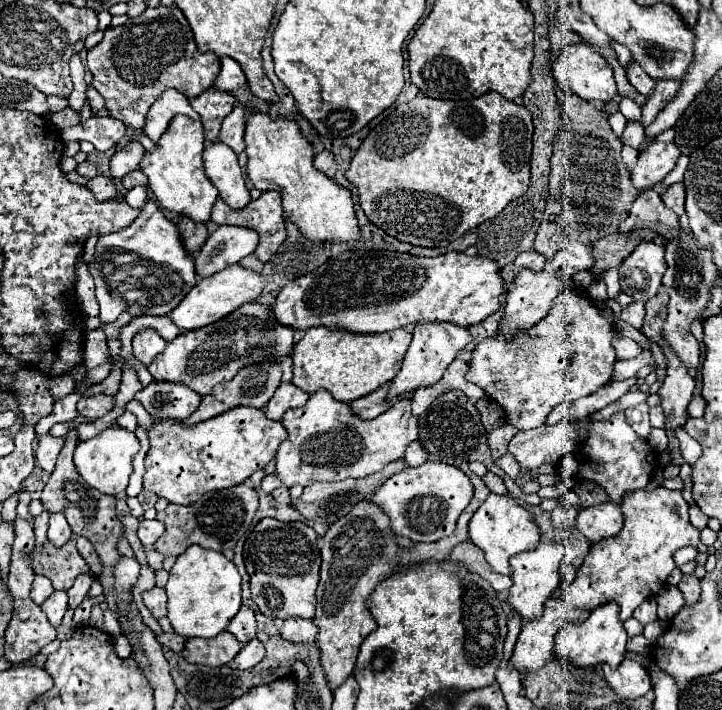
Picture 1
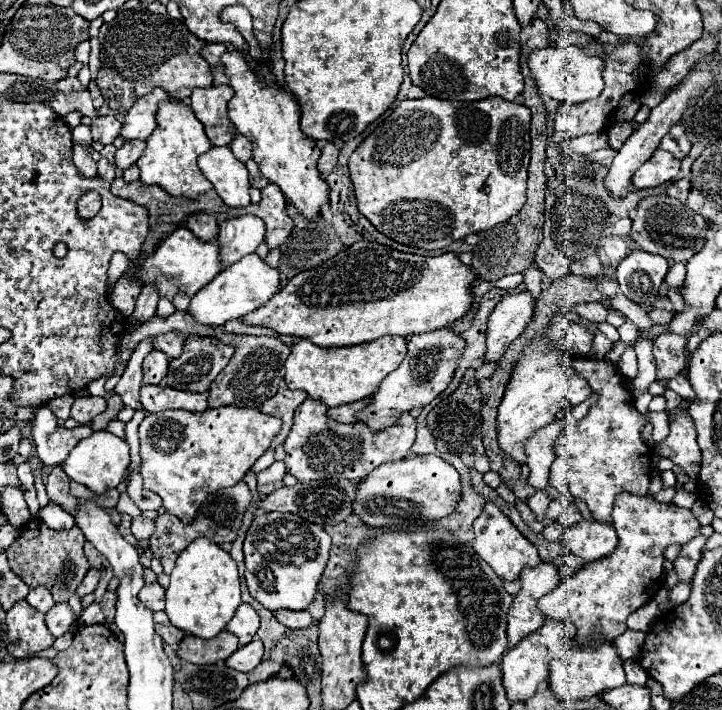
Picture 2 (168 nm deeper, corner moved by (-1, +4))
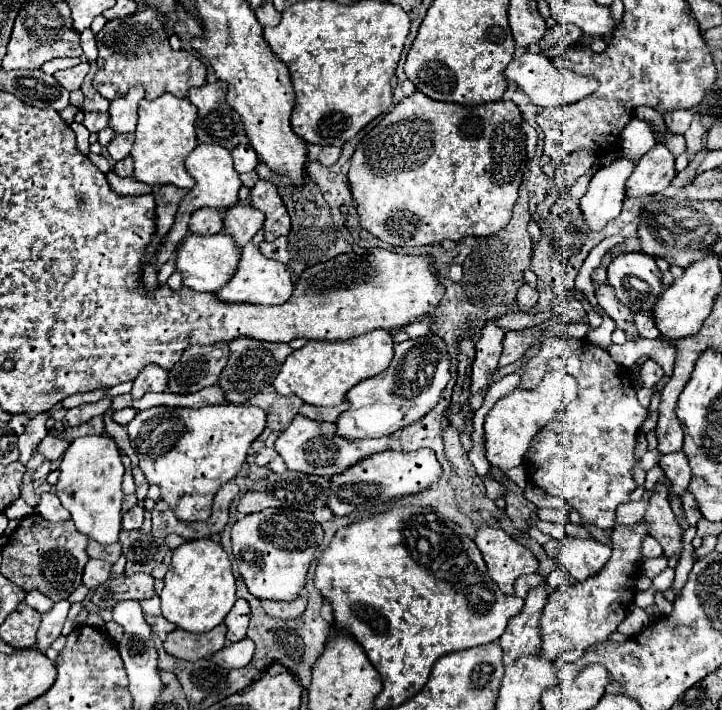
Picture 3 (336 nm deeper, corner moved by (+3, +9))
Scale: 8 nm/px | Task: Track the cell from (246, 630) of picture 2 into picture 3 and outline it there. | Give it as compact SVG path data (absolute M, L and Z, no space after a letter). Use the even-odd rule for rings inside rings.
M236 599L234 607L230 609L230 613L224 617L224 623L228 627L228 641L236 643L240 639L246 637L246 631L248 631L248 623L250 623L250 607L248 607L248 601L244 599Z

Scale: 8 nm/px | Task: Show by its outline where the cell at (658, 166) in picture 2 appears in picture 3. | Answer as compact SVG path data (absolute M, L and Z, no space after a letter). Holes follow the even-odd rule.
M656 143L638 163L634 173L626 181L628 197L646 197L662 193L674 179L674 155L660 143Z

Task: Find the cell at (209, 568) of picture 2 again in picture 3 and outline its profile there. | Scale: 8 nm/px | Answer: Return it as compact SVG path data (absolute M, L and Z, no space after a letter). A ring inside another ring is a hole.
M196 539L176 547L164 583L164 591L160 593L162 615L184 631L204 633L214 629L222 623L236 601L236 585L230 559L222 545L214 543L212 539Z

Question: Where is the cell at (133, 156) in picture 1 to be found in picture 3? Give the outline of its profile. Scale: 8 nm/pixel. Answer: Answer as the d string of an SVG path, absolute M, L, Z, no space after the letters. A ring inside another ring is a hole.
M124 133L124 135L116 135L110 143L108 143L108 153L114 161L122 161L124 157L130 155L134 145L134 133Z

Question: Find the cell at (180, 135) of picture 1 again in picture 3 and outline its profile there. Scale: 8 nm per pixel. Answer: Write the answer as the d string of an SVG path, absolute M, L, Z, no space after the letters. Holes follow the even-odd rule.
M164 93L162 97L148 101L142 99L138 105L138 127L136 127L136 141L132 147L134 159L134 179L156 185L156 183L170 183L176 187L194 187L194 177L186 171L186 157L198 145L194 133L196 121L196 107L188 99L178 99L174 95Z

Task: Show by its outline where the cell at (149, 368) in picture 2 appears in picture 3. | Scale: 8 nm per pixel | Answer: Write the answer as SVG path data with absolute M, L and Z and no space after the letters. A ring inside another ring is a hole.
M146 365L134 379L134 387L130 395L140 399L146 391L162 391L162 387L166 391L166 383L168 383L166 369L160 369L158 365Z

